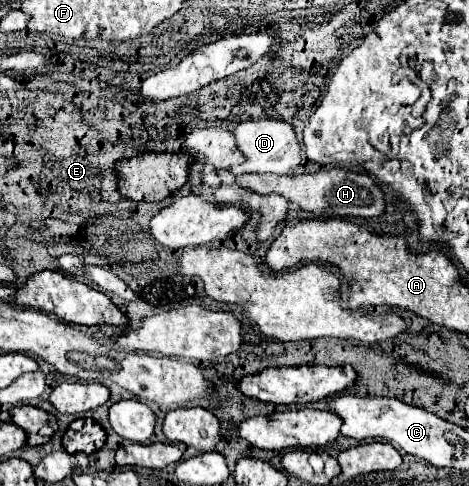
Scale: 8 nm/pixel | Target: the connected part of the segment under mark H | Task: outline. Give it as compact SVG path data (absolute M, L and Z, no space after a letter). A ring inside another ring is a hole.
M333 167L333 169L323 169L317 173L309 173L309 175L239 175L237 177L241 187L247 187L251 191L257 193L277 193L287 197L293 205L297 205L299 209L311 213L313 217L343 217L343 219L367 219L367 217L377 217L385 211L385 197L383 191L379 187L379 183L367 175L367 173L359 173L359 171L351 171L351 169L341 169L341 167Z

